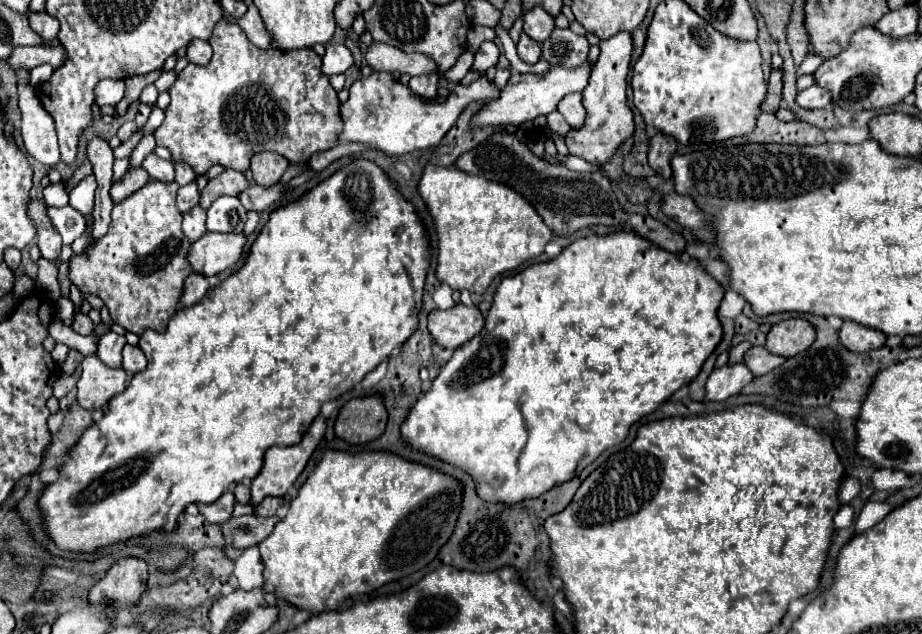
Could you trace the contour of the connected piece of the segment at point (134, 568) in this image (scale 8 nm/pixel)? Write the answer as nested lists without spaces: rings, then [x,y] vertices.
[[[128,556],[118,560],[90,590],[90,602],[114,602],[118,608],[132,606],[146,590],[148,564],[142,558]]]

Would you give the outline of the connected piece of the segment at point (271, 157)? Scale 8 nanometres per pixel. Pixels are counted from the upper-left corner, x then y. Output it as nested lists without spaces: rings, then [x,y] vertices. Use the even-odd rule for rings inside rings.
[[[258,152],[250,160],[250,170],[252,170],[254,182],[260,186],[266,186],[266,188],[280,182],[280,178],[288,170],[288,166],[290,166],[290,162],[276,152]]]

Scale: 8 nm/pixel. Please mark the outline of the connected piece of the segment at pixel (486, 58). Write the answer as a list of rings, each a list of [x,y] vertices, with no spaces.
[[[482,42],[480,50],[474,56],[474,64],[472,70],[476,72],[486,72],[490,66],[494,66],[498,62],[498,46],[494,42]]]

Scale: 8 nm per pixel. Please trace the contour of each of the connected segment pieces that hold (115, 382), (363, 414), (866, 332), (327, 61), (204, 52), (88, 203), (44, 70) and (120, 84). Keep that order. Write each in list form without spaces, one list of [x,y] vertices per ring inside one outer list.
[[[90,354],[82,360],[82,374],[78,380],[78,404],[86,410],[104,410],[108,400],[126,388],[126,372],[122,368],[108,368],[106,364],[100,364],[98,356]]]
[[[378,394],[352,398],[340,410],[336,420],[336,436],[350,444],[364,444],[378,438],[384,432],[388,412],[384,400]]]
[[[846,320],[840,328],[840,342],[852,352],[870,352],[870,350],[882,348],[886,342],[886,336],[880,330],[864,328],[862,324]]]
[[[328,44],[322,58],[322,72],[326,76],[344,74],[352,66],[352,54],[344,44]]]
[[[192,40],[192,44],[188,44],[186,48],[186,58],[192,64],[208,64],[208,60],[212,58],[212,48],[204,40]]]
[[[86,176],[76,188],[70,190],[70,206],[82,212],[82,216],[86,218],[86,224],[90,220],[90,212],[94,206],[94,190],[96,190],[94,176]]]
[[[42,64],[42,66],[32,68],[30,72],[32,72],[32,76],[30,76],[30,86],[32,86],[32,88],[36,88],[36,86],[44,84],[44,80],[50,80],[54,70],[50,68],[50,64]]]
[[[104,79],[96,84],[95,102],[100,106],[116,106],[124,96],[124,80]]]

